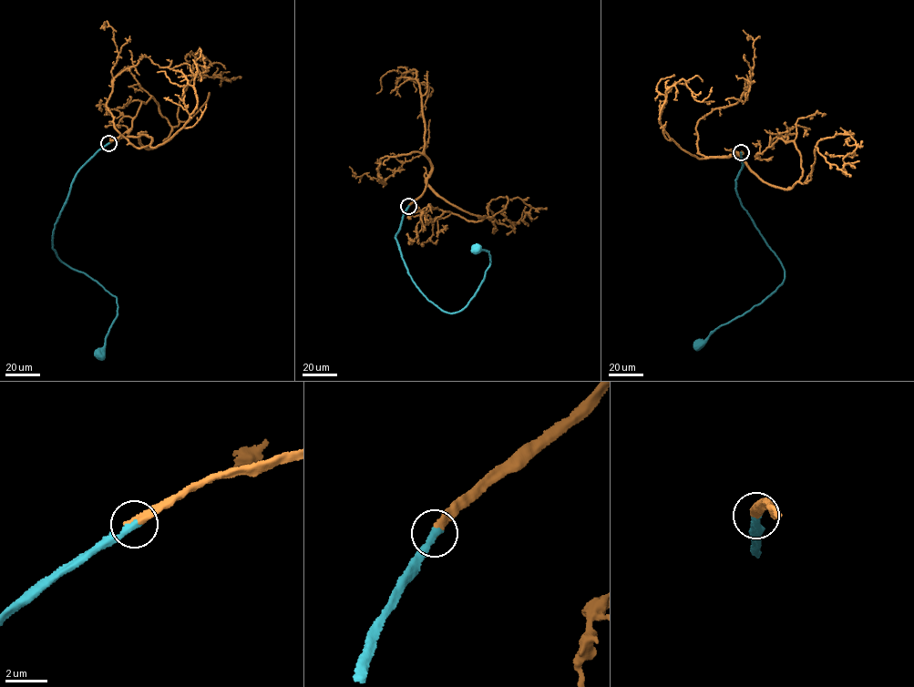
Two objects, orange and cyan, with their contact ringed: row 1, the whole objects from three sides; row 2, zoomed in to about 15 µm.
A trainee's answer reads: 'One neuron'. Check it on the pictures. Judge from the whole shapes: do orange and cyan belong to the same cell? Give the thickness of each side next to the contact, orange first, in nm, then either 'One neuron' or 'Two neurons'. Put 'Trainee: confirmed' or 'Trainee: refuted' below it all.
Thickness 360 nm (orange) against 360 nm. One neuron
Trainee: confirmed

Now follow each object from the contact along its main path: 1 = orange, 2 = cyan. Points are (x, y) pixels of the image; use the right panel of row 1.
1: (741, 152), (787, 189), (805, 182), (820, 140), (856, 141), (846, 156), (826, 152)
2: (741, 152), (743, 164), (735, 180), (736, 192), (785, 275), (781, 284), (761, 302), (715, 329), (698, 345)

